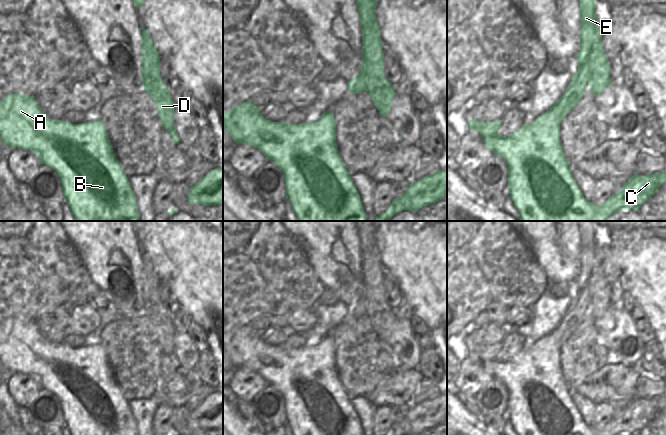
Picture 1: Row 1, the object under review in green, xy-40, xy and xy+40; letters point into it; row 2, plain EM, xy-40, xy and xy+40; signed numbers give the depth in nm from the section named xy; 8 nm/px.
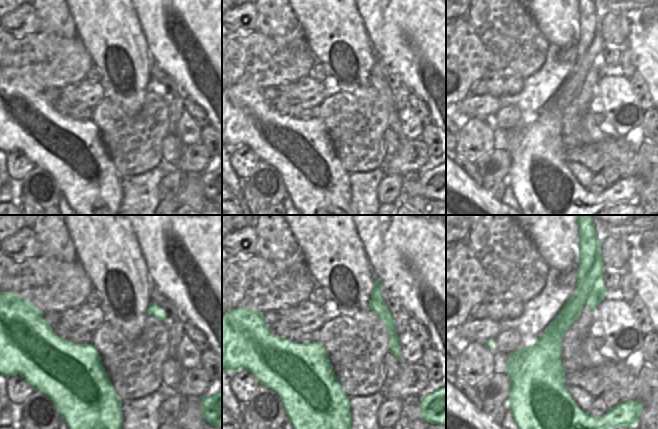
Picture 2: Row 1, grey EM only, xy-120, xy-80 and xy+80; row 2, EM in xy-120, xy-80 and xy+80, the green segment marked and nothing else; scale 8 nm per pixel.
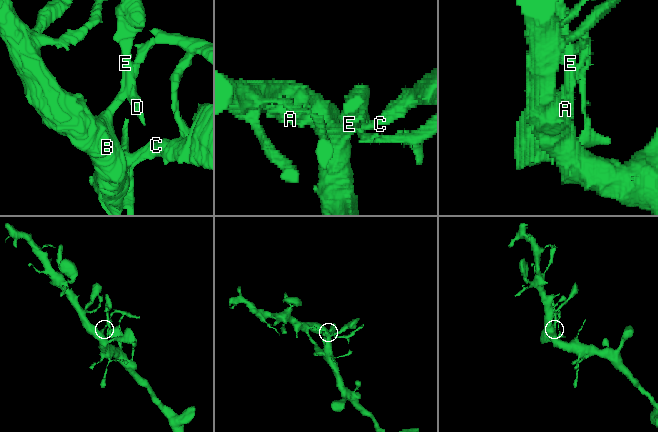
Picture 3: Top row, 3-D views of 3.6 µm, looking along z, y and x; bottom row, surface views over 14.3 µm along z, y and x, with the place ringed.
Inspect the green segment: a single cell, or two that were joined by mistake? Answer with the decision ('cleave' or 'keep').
cleave

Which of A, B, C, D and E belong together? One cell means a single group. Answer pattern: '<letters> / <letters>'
A B C / D E

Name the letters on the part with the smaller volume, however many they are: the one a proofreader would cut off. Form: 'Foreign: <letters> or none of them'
Foreign: D, E

